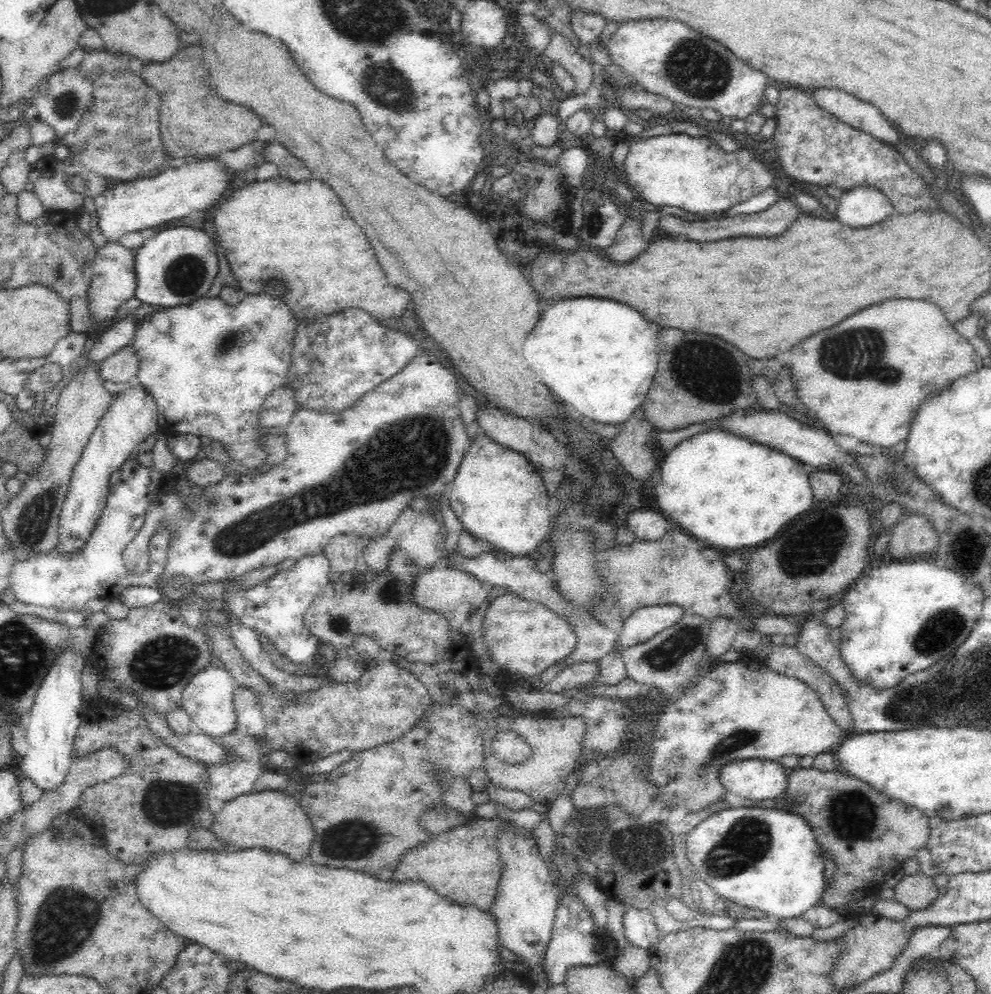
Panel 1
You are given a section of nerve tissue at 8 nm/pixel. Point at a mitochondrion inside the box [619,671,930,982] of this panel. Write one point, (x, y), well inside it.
(747, 841)

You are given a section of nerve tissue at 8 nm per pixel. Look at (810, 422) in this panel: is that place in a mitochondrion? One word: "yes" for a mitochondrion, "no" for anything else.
no

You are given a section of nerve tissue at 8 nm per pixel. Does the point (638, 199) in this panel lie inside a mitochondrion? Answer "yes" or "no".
no

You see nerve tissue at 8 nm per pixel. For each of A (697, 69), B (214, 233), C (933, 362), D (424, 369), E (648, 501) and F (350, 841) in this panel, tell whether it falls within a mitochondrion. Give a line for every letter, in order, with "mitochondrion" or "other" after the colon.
A: mitochondrion
B: other
C: other
D: other
E: other
F: mitochondrion

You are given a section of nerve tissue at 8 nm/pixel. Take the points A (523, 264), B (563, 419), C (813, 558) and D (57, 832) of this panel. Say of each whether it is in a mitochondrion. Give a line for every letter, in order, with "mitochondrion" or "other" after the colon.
A: other
B: other
C: mitochondrion
D: other

